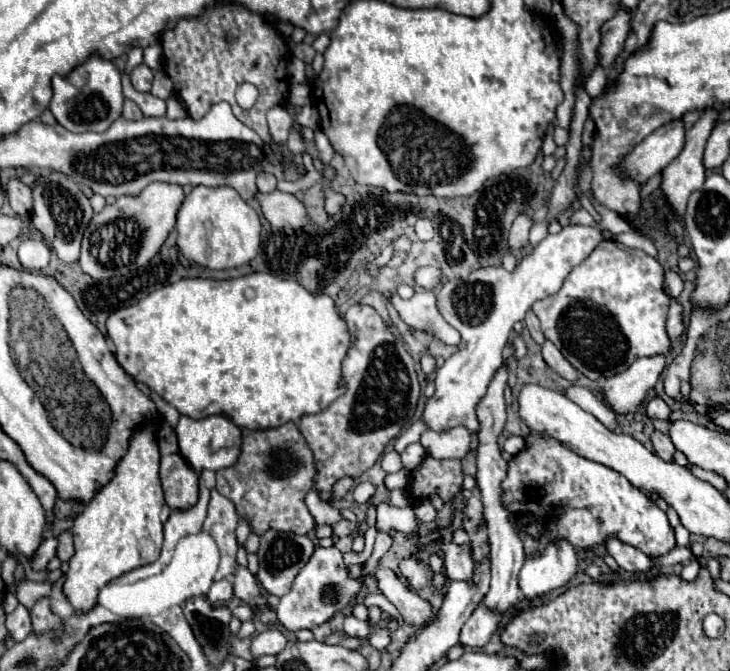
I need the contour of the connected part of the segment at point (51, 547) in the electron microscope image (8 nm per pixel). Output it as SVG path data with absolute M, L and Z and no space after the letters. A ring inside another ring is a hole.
M55 537L41 541L39 549L37 549L37 551L33 553L33 557L31 557L31 569L33 569L33 571L43 571L43 569L47 569L47 563L55 557L55 547L57 547L57 539L55 539Z

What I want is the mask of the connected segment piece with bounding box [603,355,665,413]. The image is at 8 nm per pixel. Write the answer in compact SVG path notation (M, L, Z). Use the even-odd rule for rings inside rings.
M665 355L641 357L629 365L623 373L609 377L603 385L605 401L617 413L631 413L647 397L647 391L655 387L661 371L665 369Z

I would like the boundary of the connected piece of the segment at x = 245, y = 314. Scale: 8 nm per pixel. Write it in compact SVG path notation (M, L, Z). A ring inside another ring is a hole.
M251 273L229 281L181 279L177 283L165 285L163 289L155 289L153 293L149 293L143 301L137 301L135 305L127 305L111 313L111 317L107 319L107 335L115 343L115 357L117 357L117 363L125 369L125 373L131 375L135 381L147 385L151 391L163 397L171 407L175 407L181 415L187 415L191 419L225 415L239 427L269 429L269 427L279 427L287 421L299 421L301 415L307 415L307 413L319 413L327 409L343 393L339 379L341 379L341 361L349 347L349 331L345 321L337 313L333 299L329 295L313 295L305 291L297 281L283 281L269 273Z

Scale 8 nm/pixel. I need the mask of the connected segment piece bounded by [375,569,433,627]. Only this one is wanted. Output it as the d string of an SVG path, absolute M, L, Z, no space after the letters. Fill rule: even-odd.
M379 569L375 573L377 581L379 581L379 589L381 593L397 607L397 611L401 613L403 621L415 627L427 625L433 619L431 613L431 603L421 599L415 591L411 591L407 585L403 585L395 573L391 573L389 569Z

